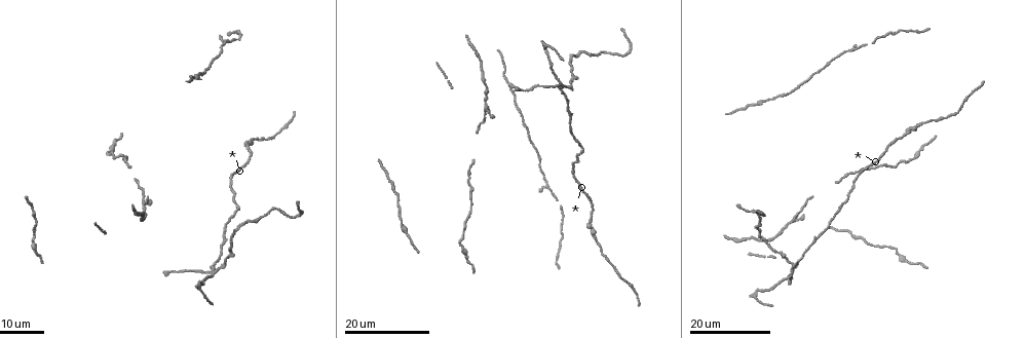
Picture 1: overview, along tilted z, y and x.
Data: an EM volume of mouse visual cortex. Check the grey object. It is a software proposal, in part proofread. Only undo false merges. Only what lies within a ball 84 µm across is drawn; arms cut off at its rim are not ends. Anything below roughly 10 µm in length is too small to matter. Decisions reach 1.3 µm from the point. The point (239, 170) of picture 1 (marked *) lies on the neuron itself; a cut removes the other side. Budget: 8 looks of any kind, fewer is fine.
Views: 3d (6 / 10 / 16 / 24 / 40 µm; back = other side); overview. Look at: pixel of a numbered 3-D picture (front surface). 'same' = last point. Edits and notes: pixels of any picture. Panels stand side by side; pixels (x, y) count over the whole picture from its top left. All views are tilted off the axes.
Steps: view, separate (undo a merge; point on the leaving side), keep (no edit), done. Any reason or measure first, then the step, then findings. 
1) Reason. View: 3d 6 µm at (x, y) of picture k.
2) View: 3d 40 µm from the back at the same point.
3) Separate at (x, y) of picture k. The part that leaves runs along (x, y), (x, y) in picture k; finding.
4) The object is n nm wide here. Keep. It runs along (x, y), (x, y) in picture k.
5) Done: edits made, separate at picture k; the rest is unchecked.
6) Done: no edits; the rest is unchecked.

Thick turns thin. View: 3d 24 µm at (143, 199) of picture 1.

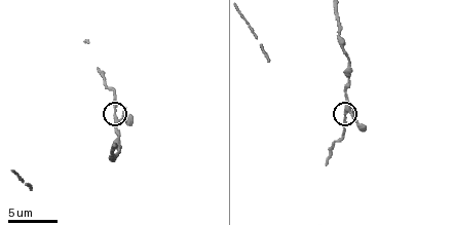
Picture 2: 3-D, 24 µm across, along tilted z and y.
Zoom in. View: 3d 6 µm at (344, 111) of picture 2.

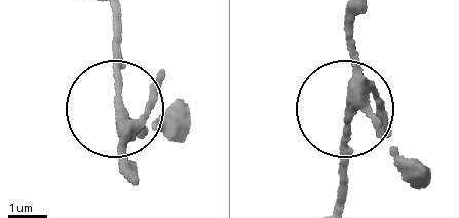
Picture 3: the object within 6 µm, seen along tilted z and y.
Keep. One neuron here.

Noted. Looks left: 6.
View: 3d 6 µm at (343, 46) of picture 2.

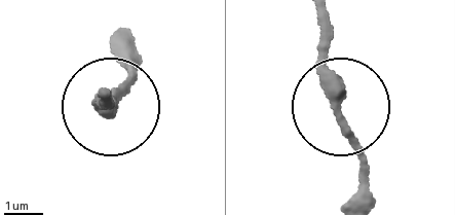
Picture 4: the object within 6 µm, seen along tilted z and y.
View: 3d 6 µm from the back at (337, 107) of picture 4.

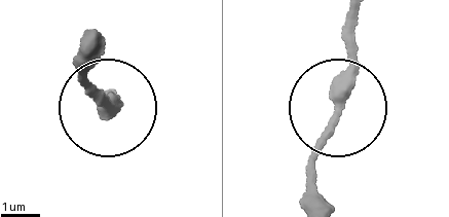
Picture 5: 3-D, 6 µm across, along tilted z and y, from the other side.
The side arm is 13 µm long. Keep. One neuron here.

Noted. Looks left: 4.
View: 3d 24 µm at (565, 87) of picture 1.

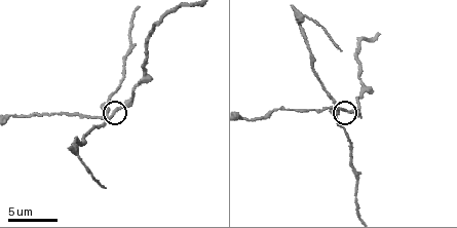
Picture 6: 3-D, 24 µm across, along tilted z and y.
Zoom in. View: 3d 10 µm at (113, 111) of picture 6.

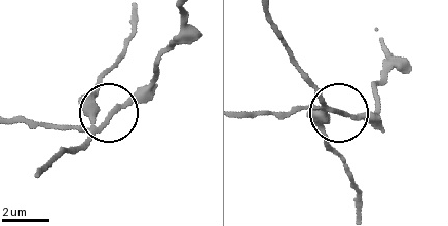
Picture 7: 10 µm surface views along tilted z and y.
Closer look. View: 3d 6 µm at (107, 118) of picture 7.

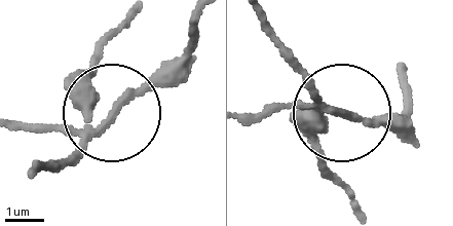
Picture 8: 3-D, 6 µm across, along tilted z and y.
Separate at (30, 130) of picture 8. The part that leaves runs along (96, 129), (194, 40), (197, 21) in picture 8; two neurons meet here.

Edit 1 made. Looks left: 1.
Done: edits made, separate at picture 8; the rest is unchecked.

